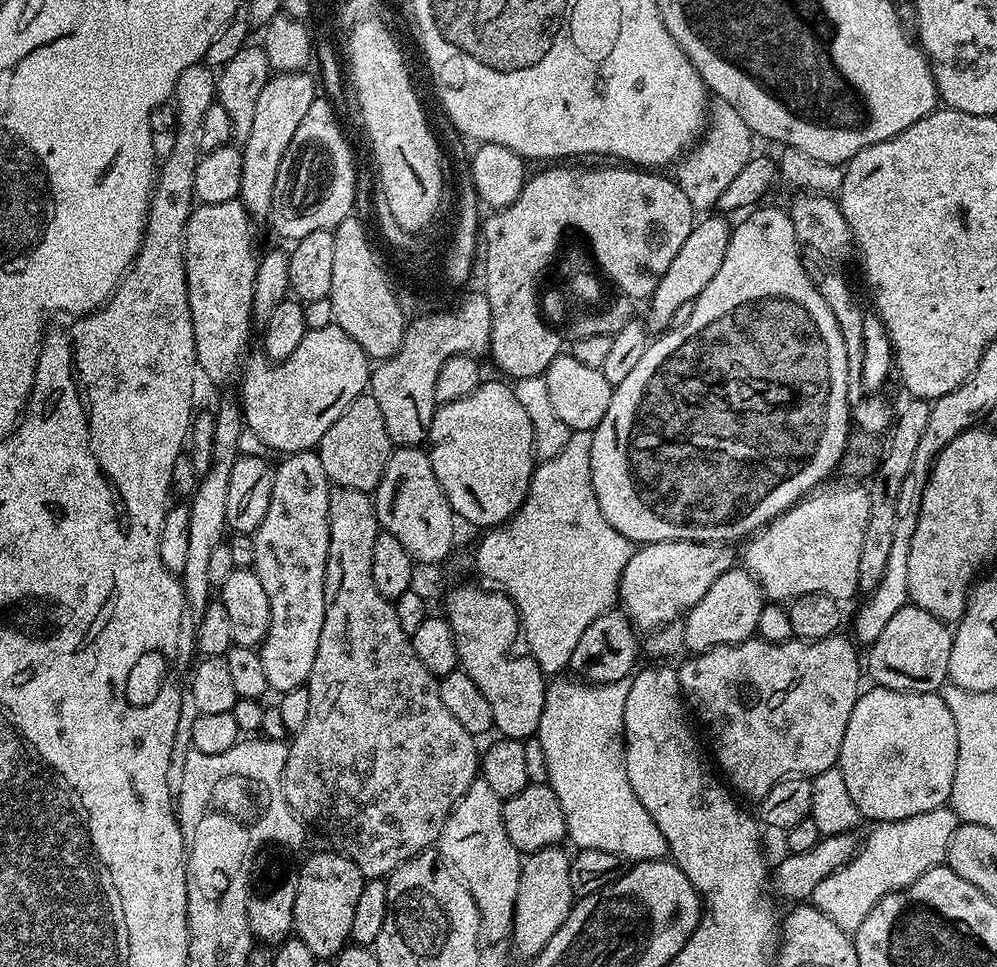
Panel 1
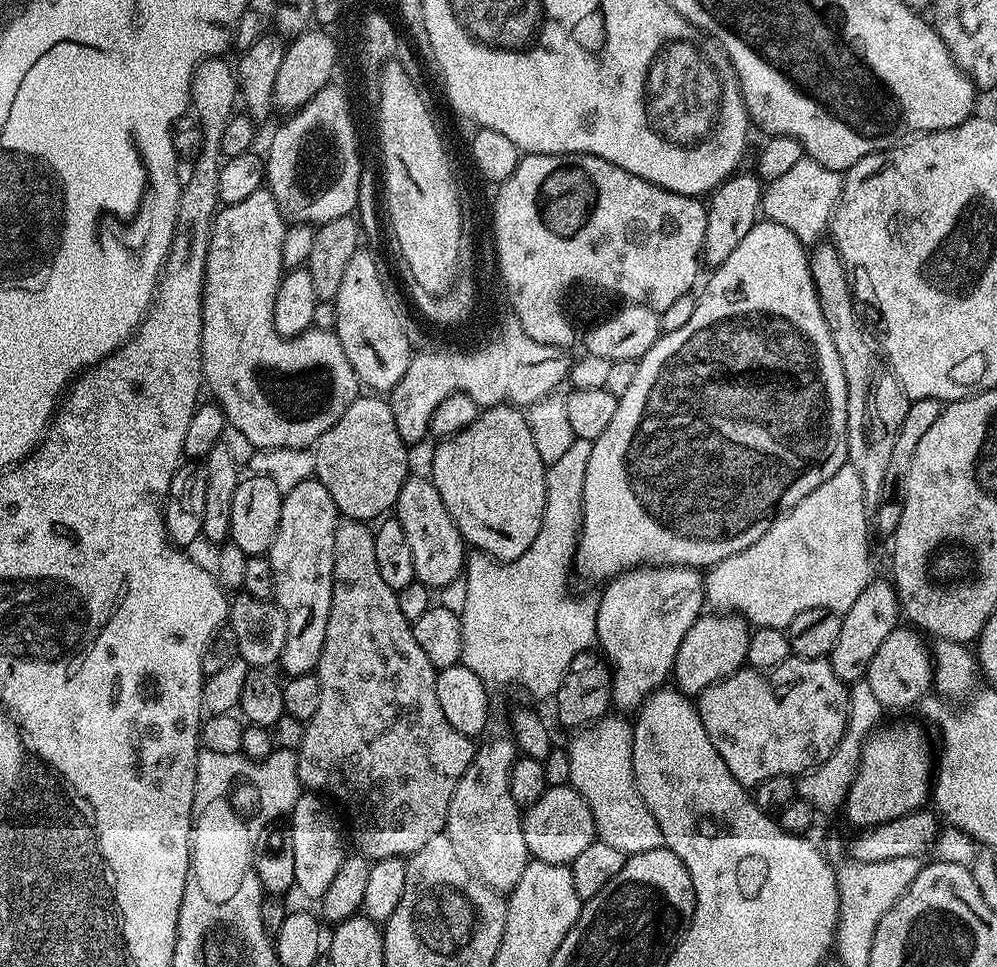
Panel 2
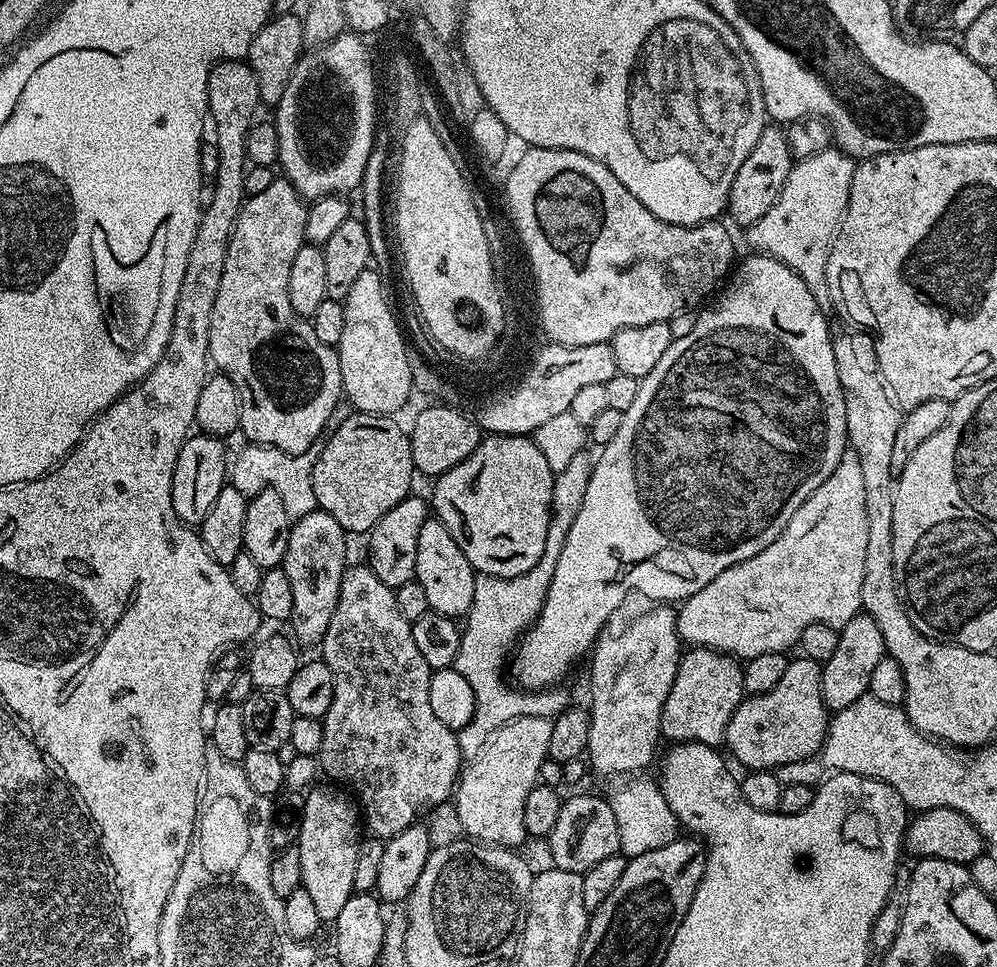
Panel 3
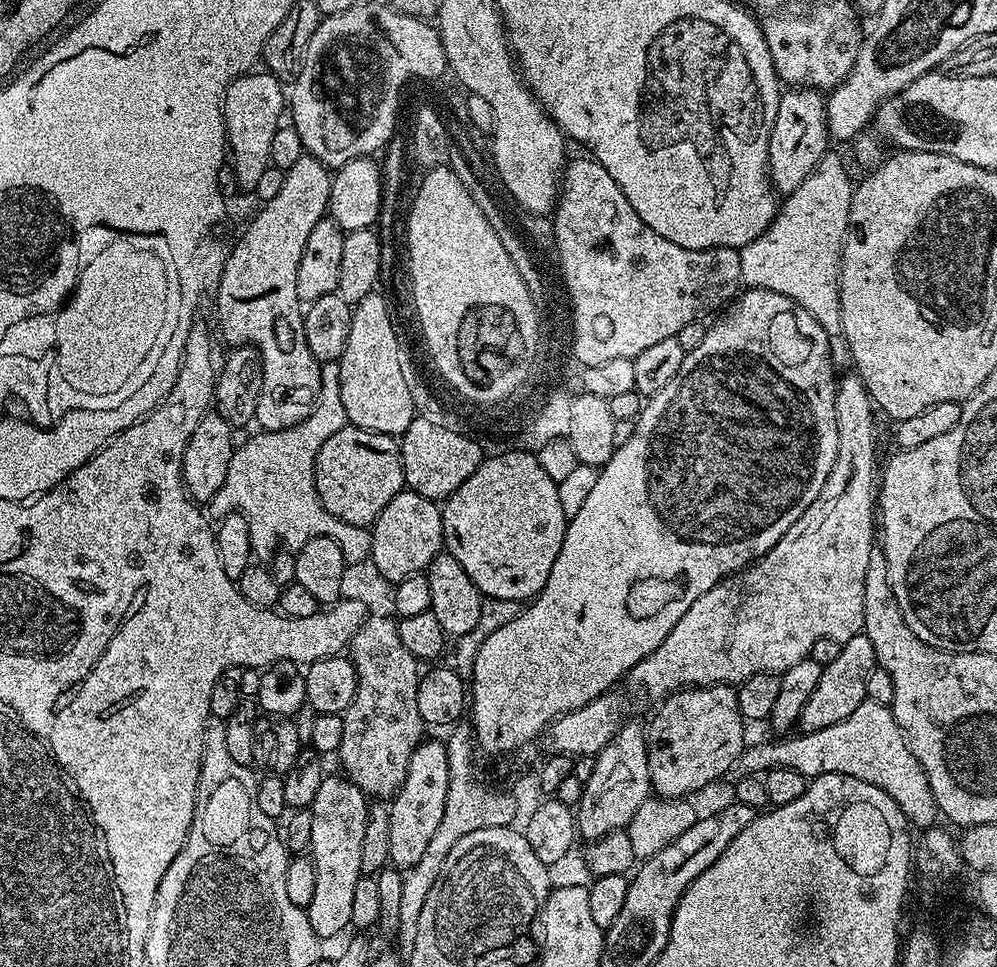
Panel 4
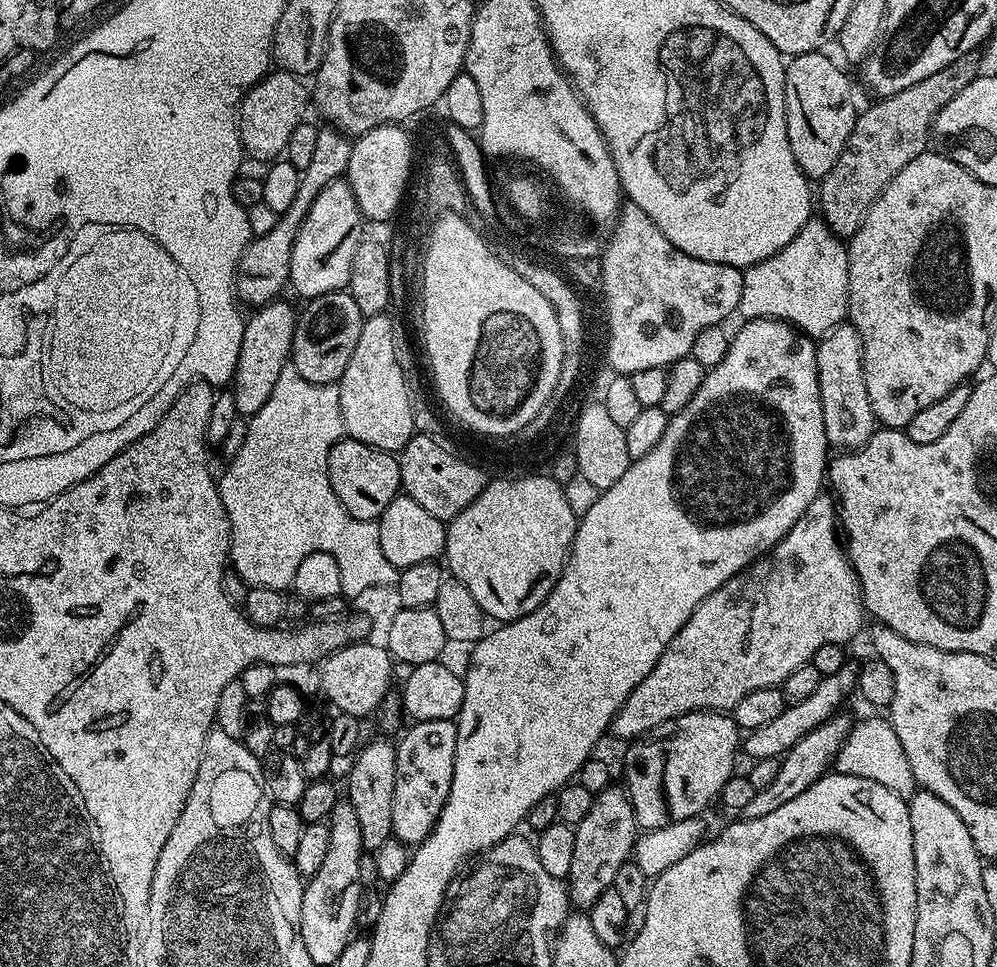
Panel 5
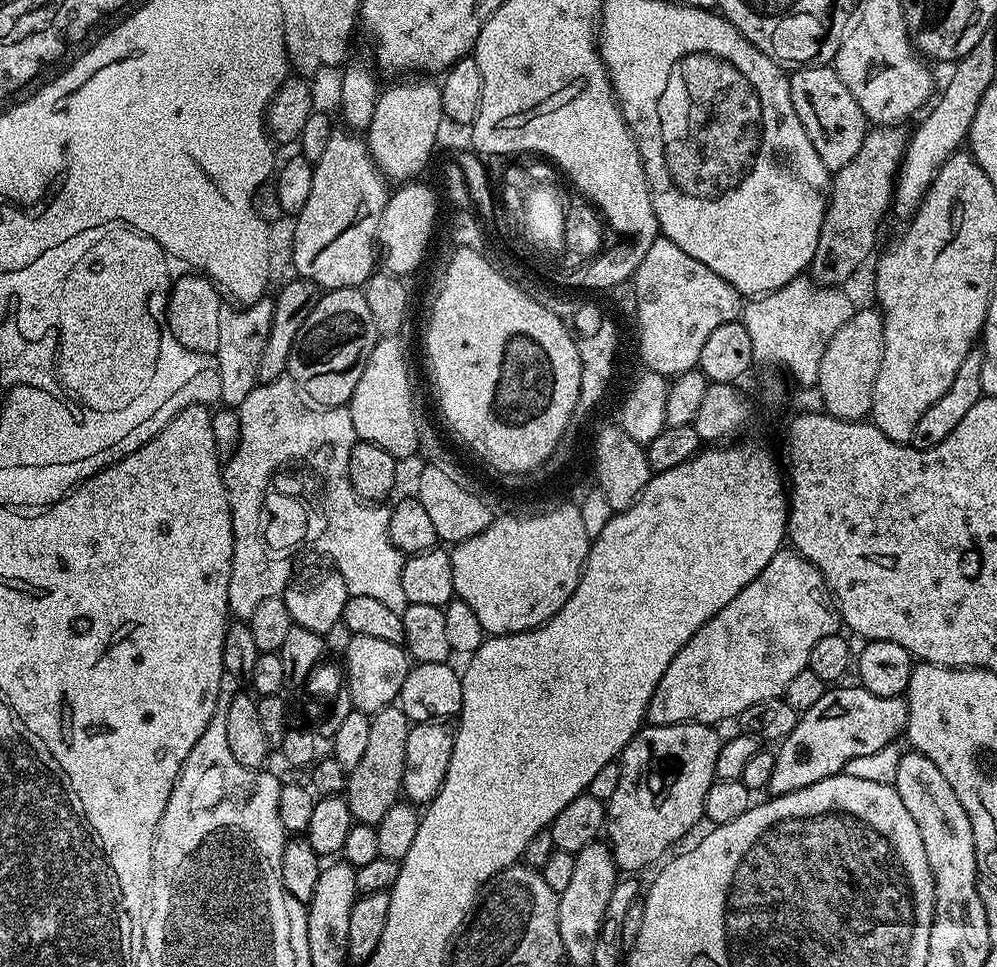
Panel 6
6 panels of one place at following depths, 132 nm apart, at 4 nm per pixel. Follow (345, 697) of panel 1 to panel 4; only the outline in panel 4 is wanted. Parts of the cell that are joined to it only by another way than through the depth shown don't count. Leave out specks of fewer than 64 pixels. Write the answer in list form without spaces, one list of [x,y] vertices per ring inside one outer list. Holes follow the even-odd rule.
[[[369,615],[346,649],[356,671],[356,693],[350,706],[342,713],[344,721],[338,759],[344,767],[343,775],[358,785],[368,798],[391,798],[396,795],[406,778],[414,750],[426,736],[424,719],[422,714],[418,714],[418,686],[422,668],[416,656],[402,646],[396,626],[397,621],[392,616]]]

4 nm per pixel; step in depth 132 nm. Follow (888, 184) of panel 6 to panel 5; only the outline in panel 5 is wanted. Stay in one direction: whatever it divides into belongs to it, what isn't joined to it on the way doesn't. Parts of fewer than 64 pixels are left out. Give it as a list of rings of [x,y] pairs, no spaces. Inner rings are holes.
[[[967,52],[962,58],[950,62],[950,66],[942,66],[938,74],[922,78],[922,82],[914,82],[914,86],[898,90],[898,94],[877,99],[877,104],[870,105],[865,112],[863,109],[857,115],[854,130],[850,130],[850,138],[846,138],[842,154],[838,154],[838,162],[830,166],[830,174],[826,174],[818,184],[819,215],[837,238],[853,236],[860,229],[870,206],[882,190],[886,190],[898,170],[926,151],[938,110],[942,110],[954,94],[966,90],[966,86],[981,75],[978,57],[976,52]]]

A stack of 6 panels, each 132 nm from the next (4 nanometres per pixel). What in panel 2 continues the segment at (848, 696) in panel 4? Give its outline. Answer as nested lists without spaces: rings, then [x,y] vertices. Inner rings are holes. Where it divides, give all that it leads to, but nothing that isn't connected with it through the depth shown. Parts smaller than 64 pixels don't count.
[[[869,579],[866,590],[858,594],[854,606],[842,613],[842,631],[838,633],[838,642],[834,642],[830,663],[843,684],[851,686],[867,677],[870,661],[874,659],[878,646],[882,646],[883,640],[901,623],[902,609],[895,583],[885,580]]]

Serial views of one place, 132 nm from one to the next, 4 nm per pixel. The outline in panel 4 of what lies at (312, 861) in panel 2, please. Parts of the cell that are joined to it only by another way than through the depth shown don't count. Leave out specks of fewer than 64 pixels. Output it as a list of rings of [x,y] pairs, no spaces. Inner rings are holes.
[[[325,775],[310,805],[312,832],[309,846],[315,866],[316,888],[306,911],[311,928],[319,939],[330,938],[348,928],[352,920],[351,903],[361,873],[362,839],[368,817],[368,798],[347,777]]]

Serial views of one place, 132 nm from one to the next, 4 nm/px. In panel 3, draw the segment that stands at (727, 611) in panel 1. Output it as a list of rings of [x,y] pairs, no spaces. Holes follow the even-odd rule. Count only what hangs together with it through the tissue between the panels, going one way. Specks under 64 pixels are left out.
[[[689,647],[680,657],[680,665],[674,674],[674,686],[670,686],[666,706],[662,706],[661,737],[668,742],[723,745],[726,726],[746,695],[742,686],[743,673],[741,661],[726,652]]]

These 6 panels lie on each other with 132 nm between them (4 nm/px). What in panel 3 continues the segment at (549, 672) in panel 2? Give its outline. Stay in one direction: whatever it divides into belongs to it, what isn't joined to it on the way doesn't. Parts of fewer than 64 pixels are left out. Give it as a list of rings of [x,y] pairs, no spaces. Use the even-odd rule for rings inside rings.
[[[571,410],[542,422],[542,426],[538,426],[534,434],[534,439],[538,450],[542,450],[546,463],[555,474],[552,482],[552,517],[550,530],[546,534],[546,550],[542,558],[538,558],[538,562],[530,566],[530,570],[526,570],[526,574],[518,574],[514,578],[477,575],[474,582],[474,602],[470,602],[470,610],[462,624],[458,658],[454,665],[458,674],[462,674],[466,682],[470,682],[470,690],[474,690],[474,718],[470,718],[470,722],[466,722],[466,726],[462,726],[458,734],[460,755],[464,758],[476,757],[492,740],[492,735],[511,720],[527,716],[555,718],[570,704],[566,693],[556,692],[560,690],[527,692],[513,686],[506,679],[506,661],[510,653],[515,649],[520,637],[529,631],[532,623],[539,618],[542,606],[546,602],[550,582],[558,566],[558,554],[562,554],[566,534],[570,534],[570,526],[574,526],[578,510],[582,510],[582,498],[586,498],[586,486],[590,486],[594,463],[593,453],[580,452],[584,448],[584,443],[586,445],[589,443],[590,436],[586,431],[586,425],[578,422],[578,418],[574,418]]]

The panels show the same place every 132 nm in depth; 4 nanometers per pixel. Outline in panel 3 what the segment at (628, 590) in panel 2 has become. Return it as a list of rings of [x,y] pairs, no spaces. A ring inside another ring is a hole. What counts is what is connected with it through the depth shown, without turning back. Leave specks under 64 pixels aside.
[[[649,608],[652,609],[630,621],[621,632],[605,631],[590,653],[592,669],[588,672],[588,684],[592,687],[592,704],[588,708],[590,738],[586,760],[591,771],[593,768],[600,776],[642,771],[651,762],[656,743],[662,740],[662,706],[666,706],[666,694],[674,686],[682,641],[676,629],[677,609]]]

